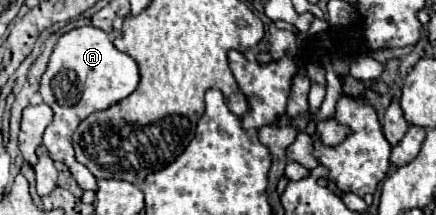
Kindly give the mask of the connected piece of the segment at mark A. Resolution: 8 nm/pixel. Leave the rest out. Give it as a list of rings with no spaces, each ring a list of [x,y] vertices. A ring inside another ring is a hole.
[[[79,27],[59,37],[39,87],[43,103],[47,103],[55,113],[53,123],[45,129],[43,145],[49,149],[53,161],[61,161],[69,167],[73,179],[83,191],[95,191],[97,179],[85,165],[81,165],[75,159],[73,149],[75,129],[87,115],[107,109],[125,99],[127,95],[131,95],[137,89],[137,85],[139,85],[139,67],[135,59],[129,57],[127,53],[117,51],[105,31],[97,27]]]

